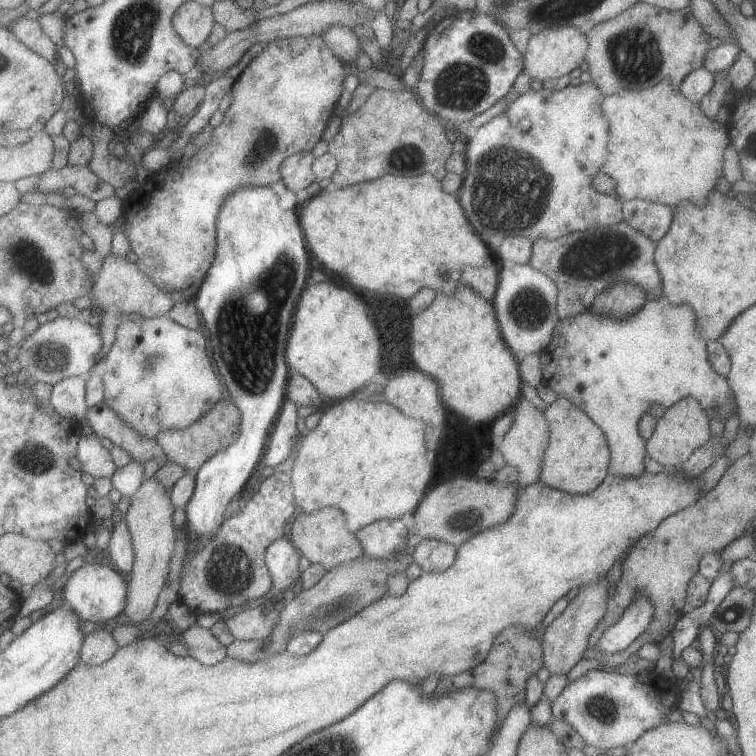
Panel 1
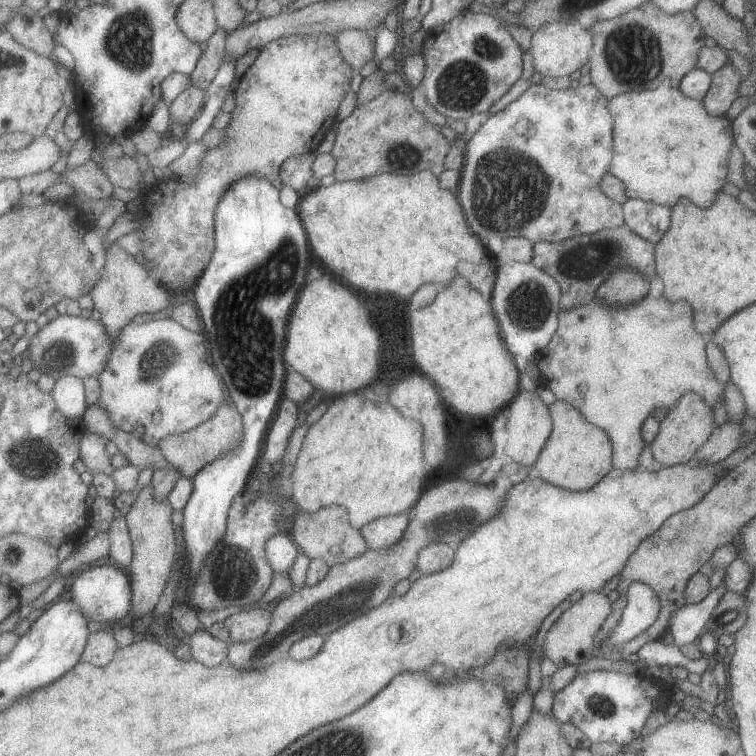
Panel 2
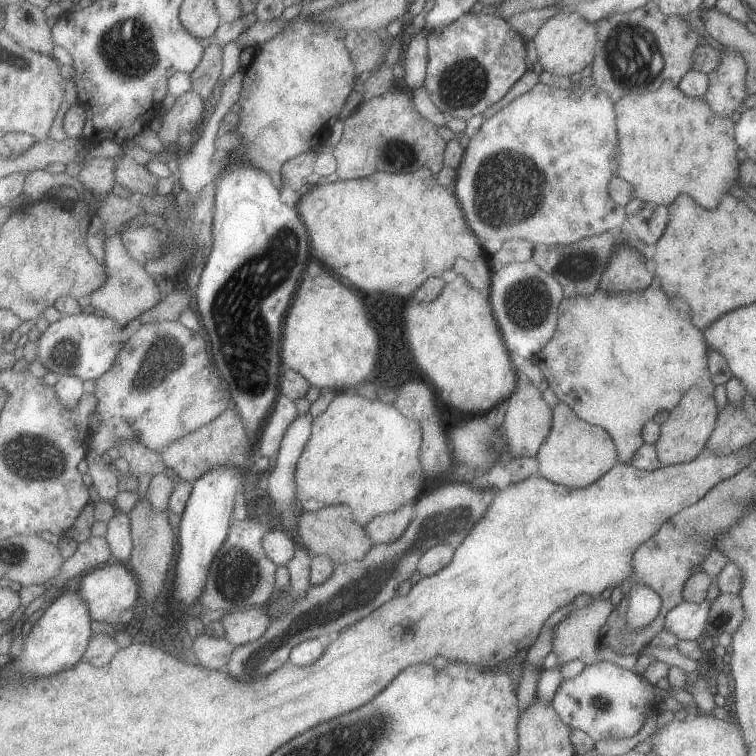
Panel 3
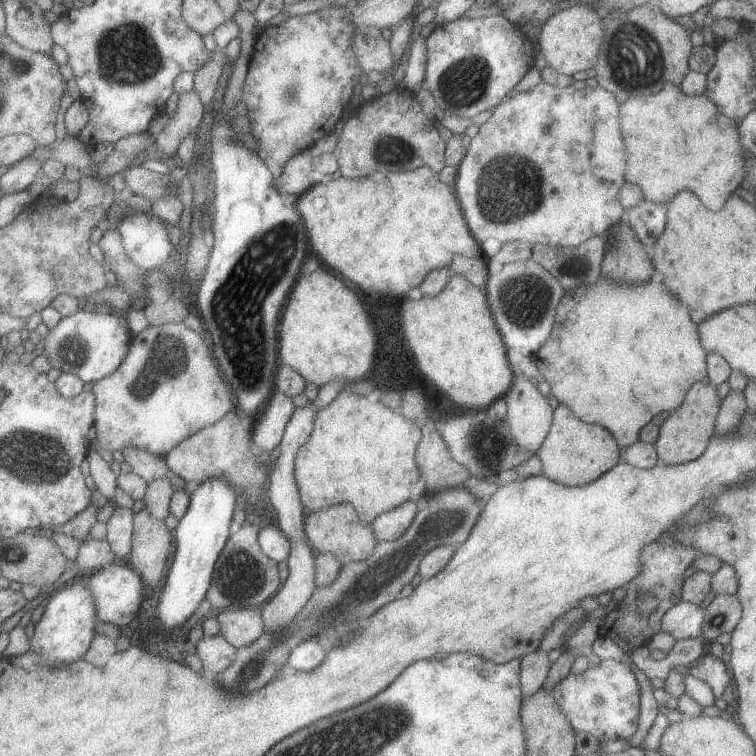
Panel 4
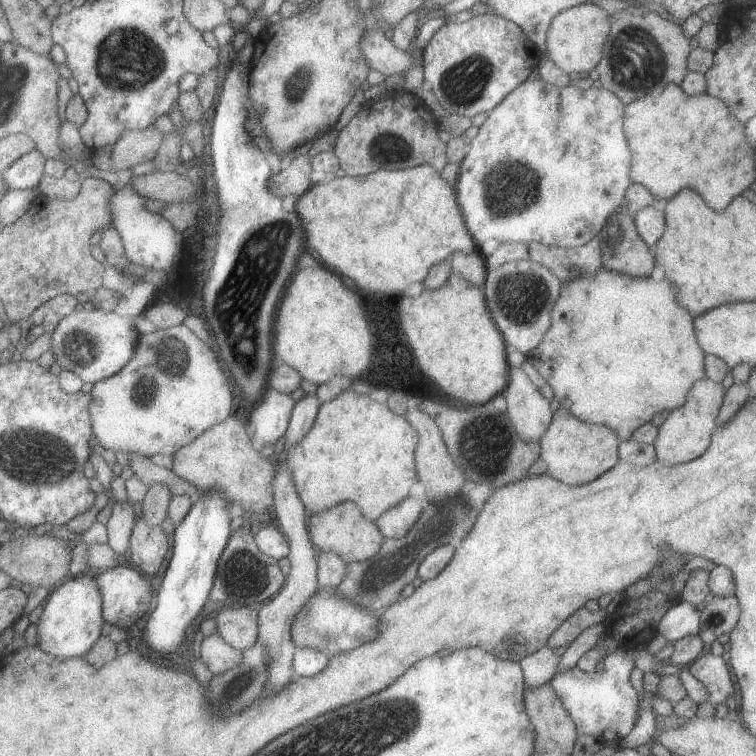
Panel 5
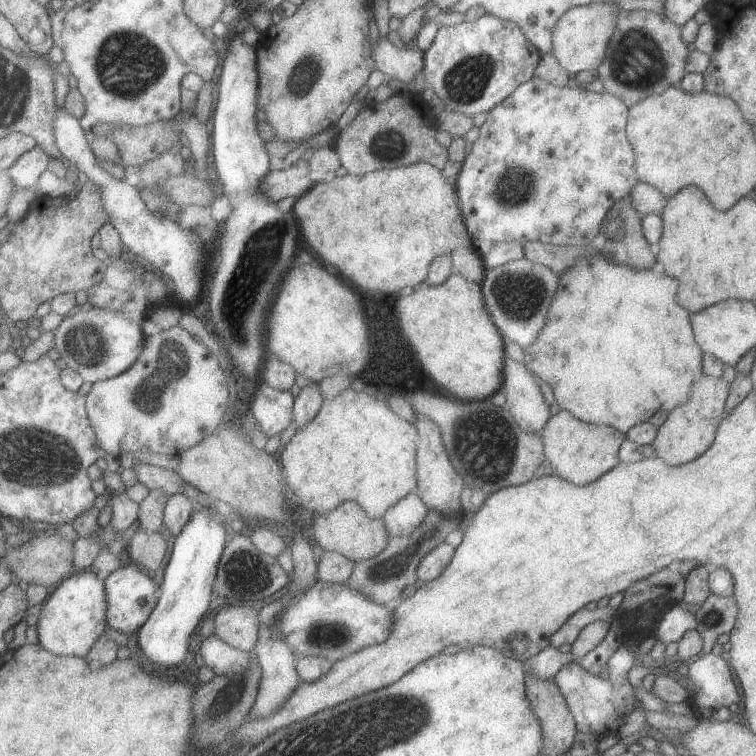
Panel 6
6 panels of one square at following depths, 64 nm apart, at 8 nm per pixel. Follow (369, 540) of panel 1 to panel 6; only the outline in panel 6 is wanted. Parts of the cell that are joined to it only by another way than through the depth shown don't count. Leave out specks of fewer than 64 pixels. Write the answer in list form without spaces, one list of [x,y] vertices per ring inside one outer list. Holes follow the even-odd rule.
[[[415,493],[405,495],[385,511],[386,529],[389,537],[404,537],[412,534],[428,514],[428,507]]]

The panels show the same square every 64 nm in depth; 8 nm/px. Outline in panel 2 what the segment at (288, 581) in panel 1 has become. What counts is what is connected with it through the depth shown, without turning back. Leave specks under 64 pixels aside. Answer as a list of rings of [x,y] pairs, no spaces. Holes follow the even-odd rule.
[[[290,533],[276,534],[266,544],[266,555],[277,573],[289,573],[297,557],[301,554],[298,544]]]

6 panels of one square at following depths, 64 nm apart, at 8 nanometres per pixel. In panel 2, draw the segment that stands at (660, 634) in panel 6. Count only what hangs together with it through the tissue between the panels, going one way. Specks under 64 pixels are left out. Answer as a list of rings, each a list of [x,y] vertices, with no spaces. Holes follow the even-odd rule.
[[[721,582],[701,602],[684,603],[670,614],[667,632],[671,633],[673,644],[680,647],[687,643],[697,642],[706,631],[705,624],[709,620],[713,607],[725,591],[726,588]]]

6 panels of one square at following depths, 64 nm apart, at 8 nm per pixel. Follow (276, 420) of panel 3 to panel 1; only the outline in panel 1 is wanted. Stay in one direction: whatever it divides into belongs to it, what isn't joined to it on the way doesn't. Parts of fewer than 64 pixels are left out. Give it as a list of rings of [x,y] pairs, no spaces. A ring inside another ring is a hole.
[[[288,398],[283,403],[281,414],[270,434],[270,440],[264,454],[263,460],[267,466],[279,466],[281,462],[285,462],[293,454],[292,450],[297,444],[300,432],[299,426],[297,426],[297,422],[299,422],[297,408],[298,406]]]

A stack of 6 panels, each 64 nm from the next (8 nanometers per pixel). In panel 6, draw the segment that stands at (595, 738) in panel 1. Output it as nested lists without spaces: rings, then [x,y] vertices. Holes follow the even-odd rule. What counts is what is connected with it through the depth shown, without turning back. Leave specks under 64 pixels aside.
[[[620,646],[608,660],[603,676],[592,675],[576,662],[564,664],[552,676],[574,716],[577,730],[582,733],[592,732],[601,738],[607,734],[615,735],[619,726],[624,724],[635,704],[633,689],[627,677],[627,671],[634,666],[634,657],[625,646]]]

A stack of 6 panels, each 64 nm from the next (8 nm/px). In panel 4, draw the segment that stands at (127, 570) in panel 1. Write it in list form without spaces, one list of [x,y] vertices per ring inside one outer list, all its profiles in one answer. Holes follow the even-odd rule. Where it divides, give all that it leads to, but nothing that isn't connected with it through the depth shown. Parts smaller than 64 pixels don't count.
[[[117,506],[115,514],[107,522],[107,540],[123,562],[127,562],[133,548],[135,510]]]

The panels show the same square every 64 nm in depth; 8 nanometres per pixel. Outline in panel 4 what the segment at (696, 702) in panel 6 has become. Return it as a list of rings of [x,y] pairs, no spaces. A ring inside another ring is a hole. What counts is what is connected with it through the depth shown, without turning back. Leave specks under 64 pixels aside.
[[[706,651],[701,655],[695,663],[688,666],[688,671],[691,676],[704,682],[712,690],[714,700],[721,698],[723,690],[730,686],[729,676],[723,662],[719,657],[715,657],[710,652]]]

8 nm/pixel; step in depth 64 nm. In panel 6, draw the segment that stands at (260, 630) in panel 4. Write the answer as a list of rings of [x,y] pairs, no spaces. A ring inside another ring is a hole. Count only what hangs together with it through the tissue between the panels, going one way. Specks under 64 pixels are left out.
[[[233,604],[223,608],[214,622],[215,634],[241,650],[251,652],[260,639],[260,611]]]

